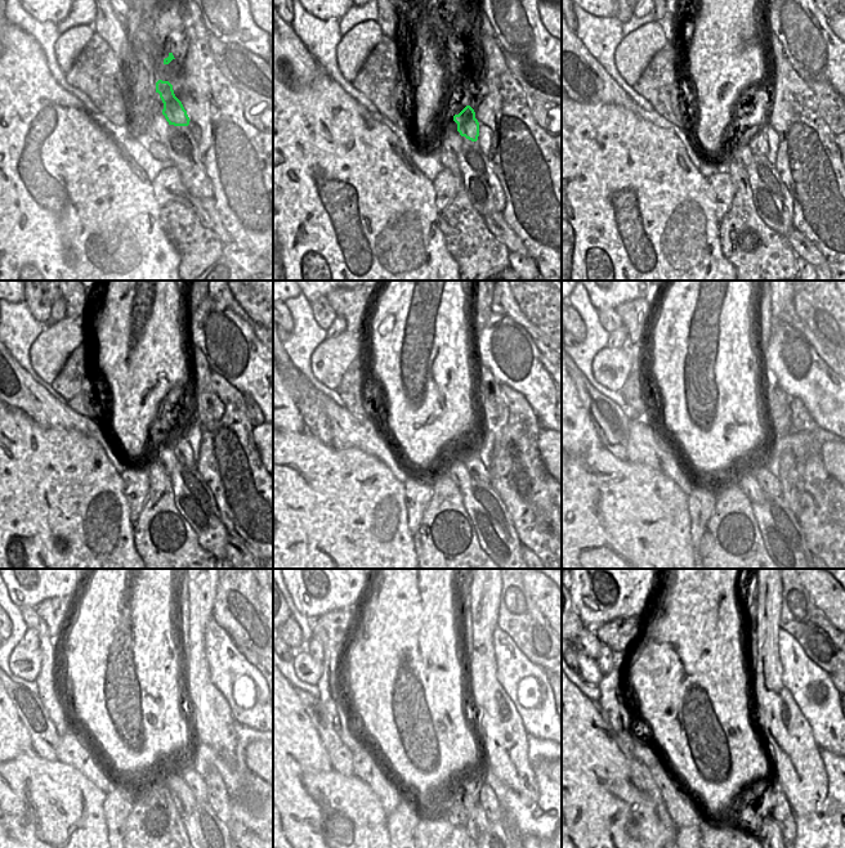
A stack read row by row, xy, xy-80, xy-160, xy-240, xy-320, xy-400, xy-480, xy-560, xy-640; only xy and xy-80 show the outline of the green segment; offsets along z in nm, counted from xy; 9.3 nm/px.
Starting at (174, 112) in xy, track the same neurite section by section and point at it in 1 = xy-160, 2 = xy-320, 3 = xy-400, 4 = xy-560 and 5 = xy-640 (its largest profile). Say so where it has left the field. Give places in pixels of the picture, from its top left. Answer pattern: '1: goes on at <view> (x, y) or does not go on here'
1: goes on at xy-160 (758, 142)
2: goes on at xy-320 (470, 453)
3: goes on at xy-400 (769, 484)
4: goes on at xy-560 (487, 797)
5: goes on at xy-640 (782, 812)

